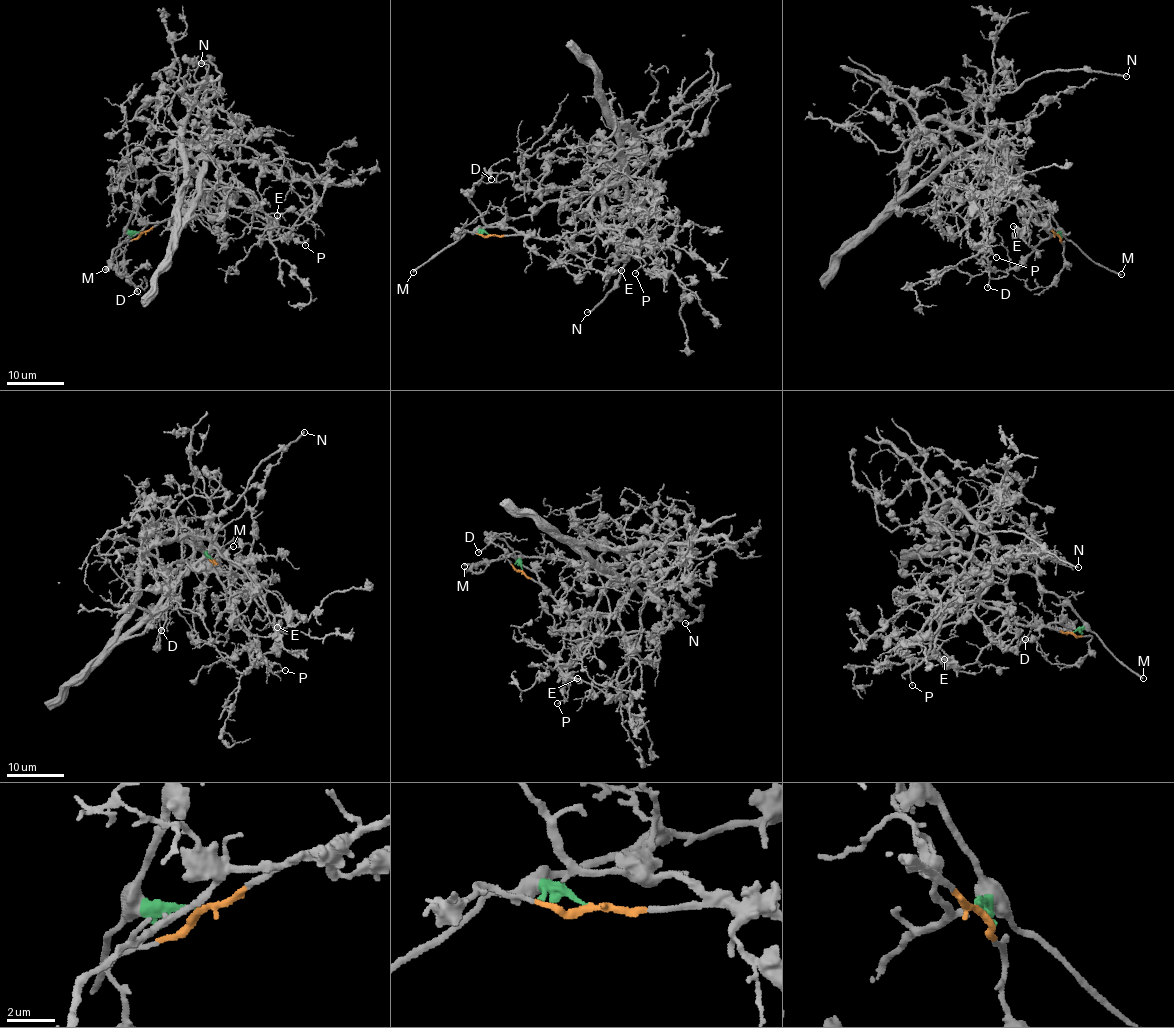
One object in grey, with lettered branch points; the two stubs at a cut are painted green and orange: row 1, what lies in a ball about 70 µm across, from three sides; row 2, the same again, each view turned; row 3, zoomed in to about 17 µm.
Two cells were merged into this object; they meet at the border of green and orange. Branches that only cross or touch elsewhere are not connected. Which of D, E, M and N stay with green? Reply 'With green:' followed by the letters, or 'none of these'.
With green: M, N

